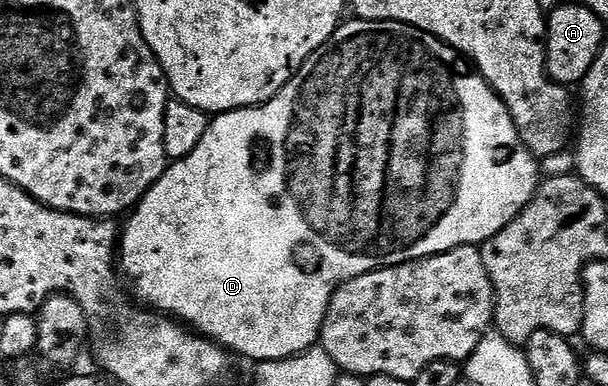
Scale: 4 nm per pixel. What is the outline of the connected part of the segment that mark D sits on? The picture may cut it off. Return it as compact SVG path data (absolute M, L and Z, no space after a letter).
M344 20L325 44L320 45L308 57L303 58L298 68L292 72L291 78L283 84L283 90L277 96L266 101L264 105L252 105L250 109L231 109L228 113L218 114L208 124L201 143L197 143L197 147L193 147L193 151L189 155L185 155L180 161L171 161L164 168L161 176L147 188L145 196L142 197L138 205L130 210L129 216L126 218L126 220L128 219L127 226L124 229L122 226L121 236L117 241L117 265L122 276L124 278L127 276L131 280L131 289L135 292L136 299L134 298L134 300L136 302L190 327L199 336L208 337L210 341L214 341L216 345L222 345L232 354L240 353L241 356L248 357L251 363L284 361L287 357L295 357L299 353L304 353L306 349L312 348L318 342L319 326L323 323L323 316L327 313L327 304L331 301L331 294L334 293L336 285L342 285L343 282L353 279L357 275L371 273L374 269L386 269L388 265L403 265L407 261L419 261L423 257L431 257L434 253L444 253L462 245L482 246L484 241L488 241L494 233L510 223L512 218L519 213L519 210L531 201L531 196L539 187L541 174L537 159L521 143L519 133L516 131L515 124L507 108L503 105L503 101L492 92L491 85L485 78L478 71L473 71L472 66L462 53L457 52L452 45L446 45L441 39L437 39L417 27L409 27L405 23L350 20Z

